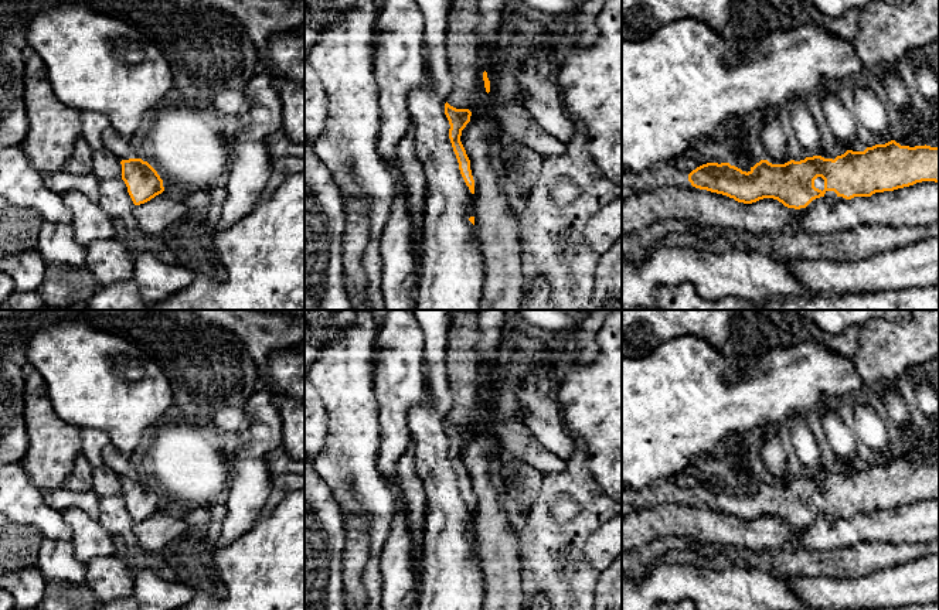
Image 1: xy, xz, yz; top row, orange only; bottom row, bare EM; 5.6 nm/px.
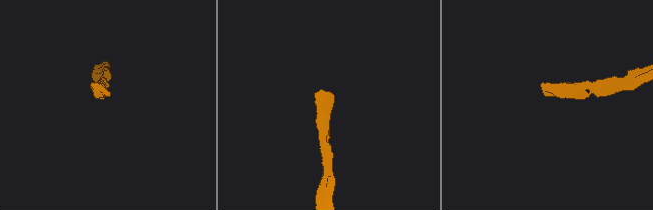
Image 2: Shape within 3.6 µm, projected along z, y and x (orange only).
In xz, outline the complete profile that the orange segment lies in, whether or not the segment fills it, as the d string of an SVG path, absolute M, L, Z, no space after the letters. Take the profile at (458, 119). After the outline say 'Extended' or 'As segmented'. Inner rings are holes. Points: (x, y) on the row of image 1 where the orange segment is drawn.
M448 102L445 103L445 115L449 120L449 139L456 154L460 174L469 187L470 192L474 194L474 180L470 170L470 160L466 154L466 150L460 142L462 130L470 122L472 112L469 109L456 109Z. As segmented

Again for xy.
M142 159L122 160L122 180L135 205L144 204L164 191L157 171Z. As segmented

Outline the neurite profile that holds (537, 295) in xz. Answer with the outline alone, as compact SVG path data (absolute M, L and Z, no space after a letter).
M525 263L525 286L521 310L555 310L551 299L551 287L542 279L531 280L528 277L531 273L531 267Z

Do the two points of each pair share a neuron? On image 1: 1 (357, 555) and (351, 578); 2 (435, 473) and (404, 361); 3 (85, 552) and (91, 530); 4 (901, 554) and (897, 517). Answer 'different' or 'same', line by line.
1: same
2: different
3: same
4: different

